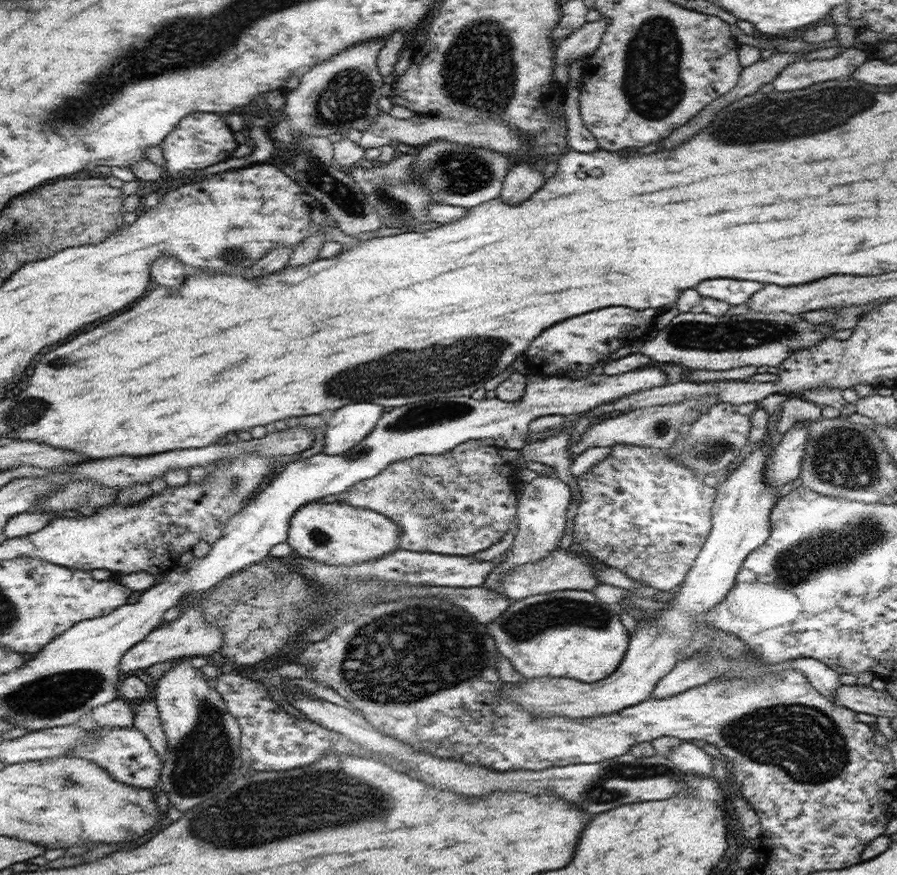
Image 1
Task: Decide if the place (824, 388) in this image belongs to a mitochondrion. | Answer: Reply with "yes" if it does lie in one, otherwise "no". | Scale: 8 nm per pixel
no

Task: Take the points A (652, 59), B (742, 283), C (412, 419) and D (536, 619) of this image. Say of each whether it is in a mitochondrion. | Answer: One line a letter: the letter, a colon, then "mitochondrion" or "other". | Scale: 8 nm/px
A: mitochondrion
B: other
C: mitochondrion
D: mitochondrion

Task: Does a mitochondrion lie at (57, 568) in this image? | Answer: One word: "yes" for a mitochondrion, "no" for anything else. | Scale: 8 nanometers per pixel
no

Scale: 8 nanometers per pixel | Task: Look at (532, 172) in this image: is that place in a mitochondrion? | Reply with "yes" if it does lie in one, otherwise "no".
no

